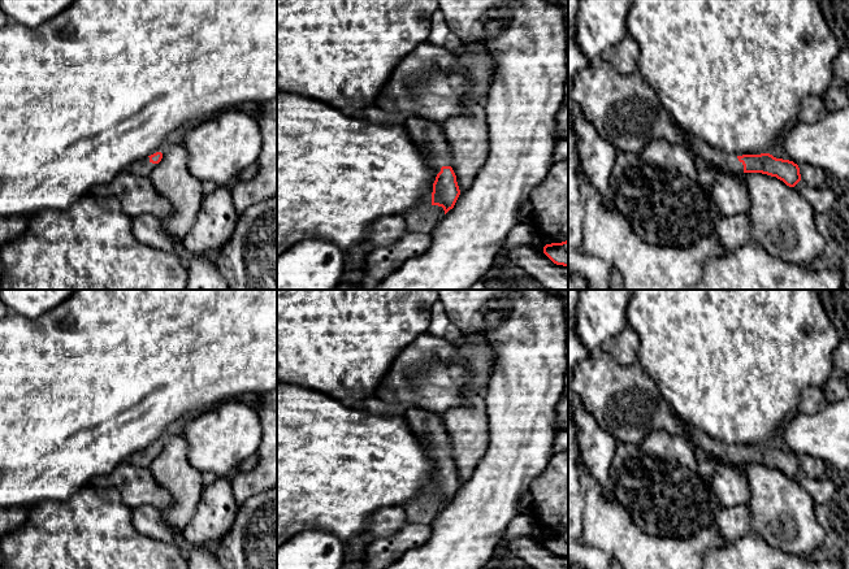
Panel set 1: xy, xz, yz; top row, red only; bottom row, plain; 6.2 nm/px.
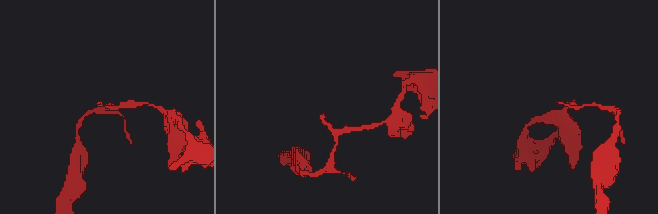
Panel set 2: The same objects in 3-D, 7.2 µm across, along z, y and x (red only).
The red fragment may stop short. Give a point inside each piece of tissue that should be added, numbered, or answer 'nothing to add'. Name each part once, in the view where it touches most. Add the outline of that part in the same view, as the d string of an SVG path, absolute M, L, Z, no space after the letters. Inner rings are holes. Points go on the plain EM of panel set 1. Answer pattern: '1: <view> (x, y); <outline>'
1: yz (719, 452); M685 424L685 429L690 438L692 447L698 453L703 453L709 459L714 460L716 464L744 464L744 456L738 452L737 446L727 446L722 442L714 440L688 424Z

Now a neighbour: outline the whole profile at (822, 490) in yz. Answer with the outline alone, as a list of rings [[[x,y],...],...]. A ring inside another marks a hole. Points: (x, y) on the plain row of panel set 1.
[[[800,472],[793,479],[810,494],[816,504],[826,504],[829,501],[839,488],[828,477],[816,481],[807,478]]]

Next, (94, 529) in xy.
[[[86,485],[81,491],[74,494],[70,499],[53,504],[46,500],[43,504],[38,503],[29,507],[29,517],[18,529],[0,537],[0,551],[3,555],[1,569],[187,569],[186,555],[176,546],[169,546],[163,542],[150,539],[142,535],[133,525],[131,508],[122,503],[120,491],[111,487],[96,487]]]

